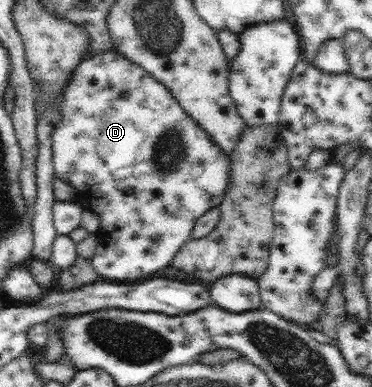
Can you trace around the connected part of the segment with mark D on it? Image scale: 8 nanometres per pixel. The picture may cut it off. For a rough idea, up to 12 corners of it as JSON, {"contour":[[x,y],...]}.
{"contour":[[118,50],[82,59],[56,177],[106,281],[171,265],[231,161]]}

